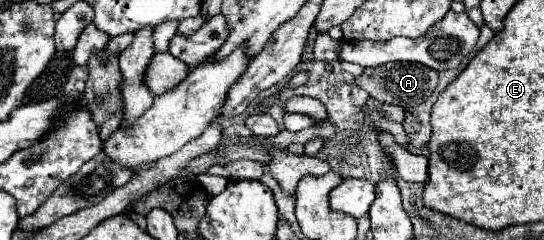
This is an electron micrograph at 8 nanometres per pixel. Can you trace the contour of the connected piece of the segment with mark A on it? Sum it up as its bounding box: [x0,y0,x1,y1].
[356,63,438,109]

